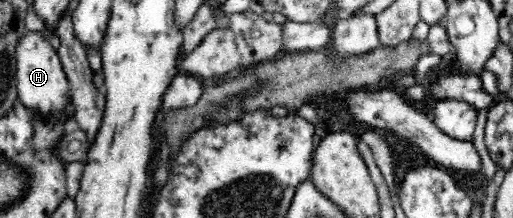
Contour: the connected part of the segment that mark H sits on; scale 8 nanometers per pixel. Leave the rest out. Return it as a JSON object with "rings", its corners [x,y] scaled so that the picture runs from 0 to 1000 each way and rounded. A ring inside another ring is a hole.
{"rings":[[[55,142],[31,206],[33,450],[80,528],[135,528],[140,541],[138,413],[109,225],[82,142]]]}

